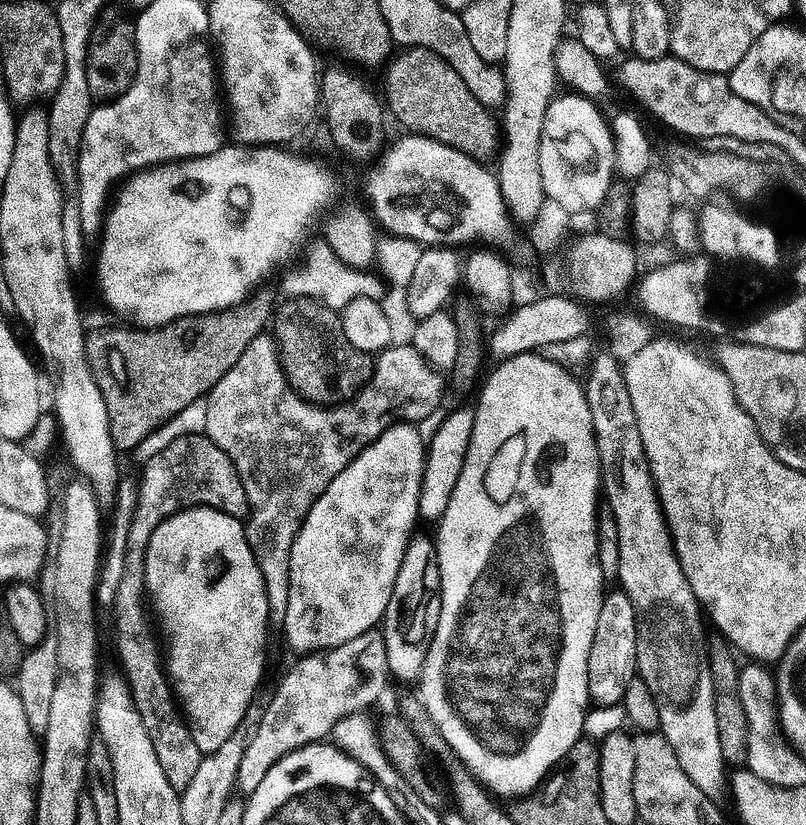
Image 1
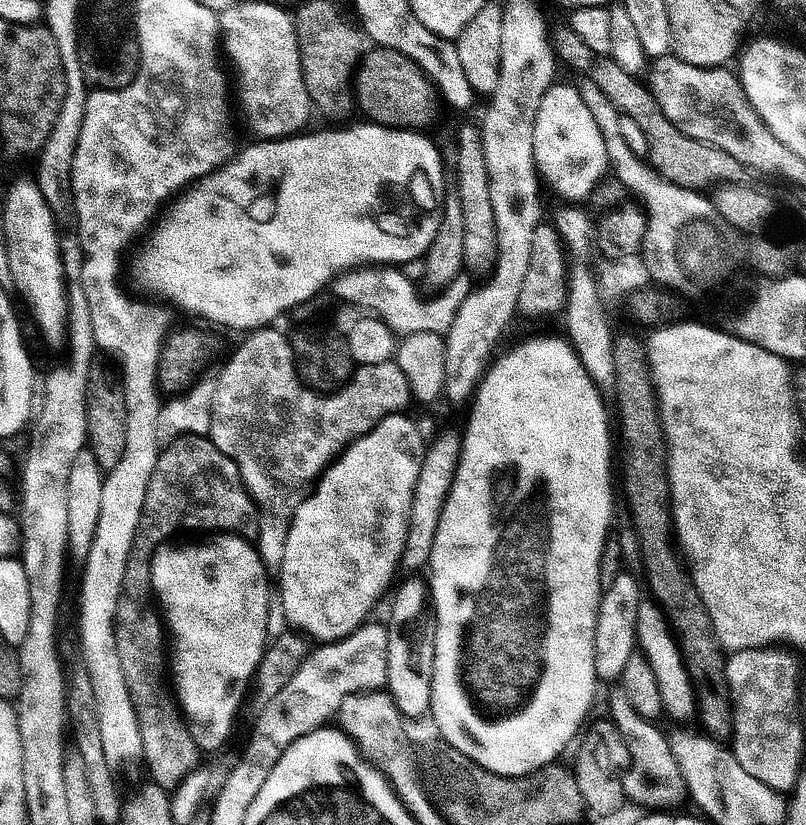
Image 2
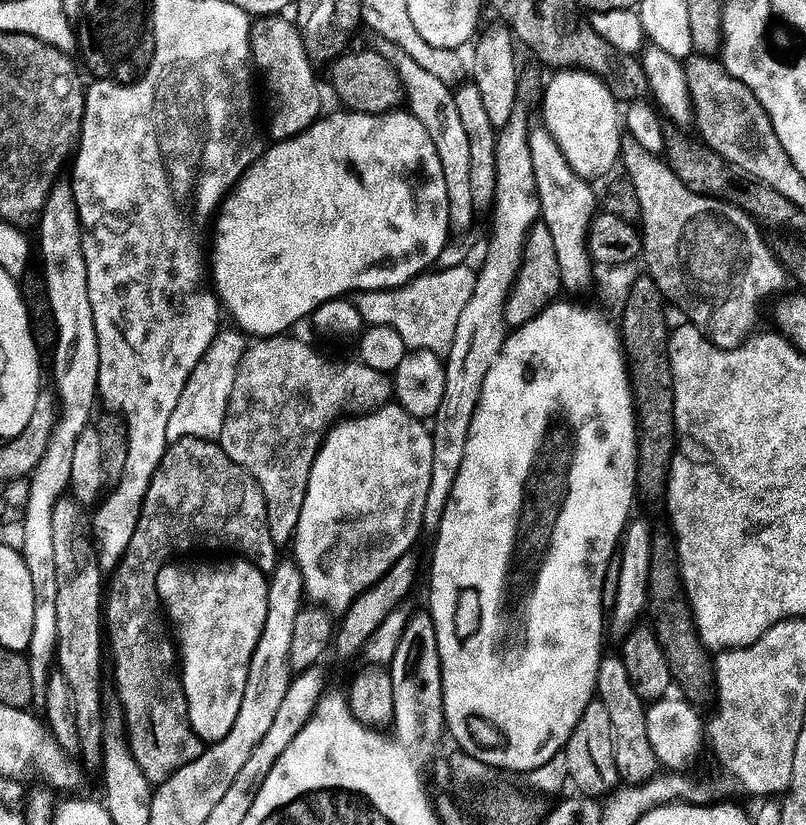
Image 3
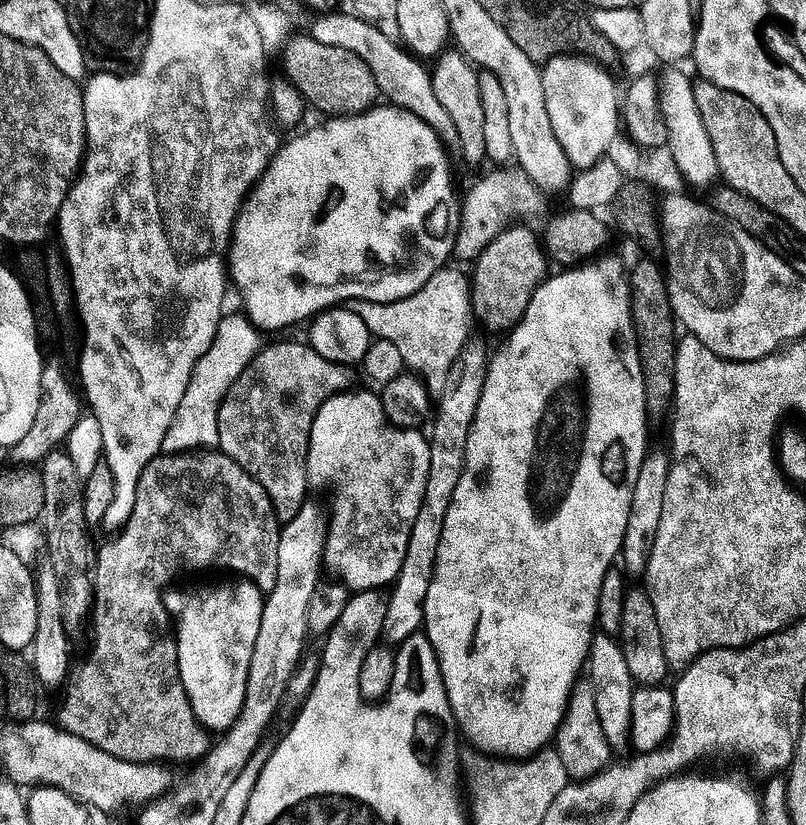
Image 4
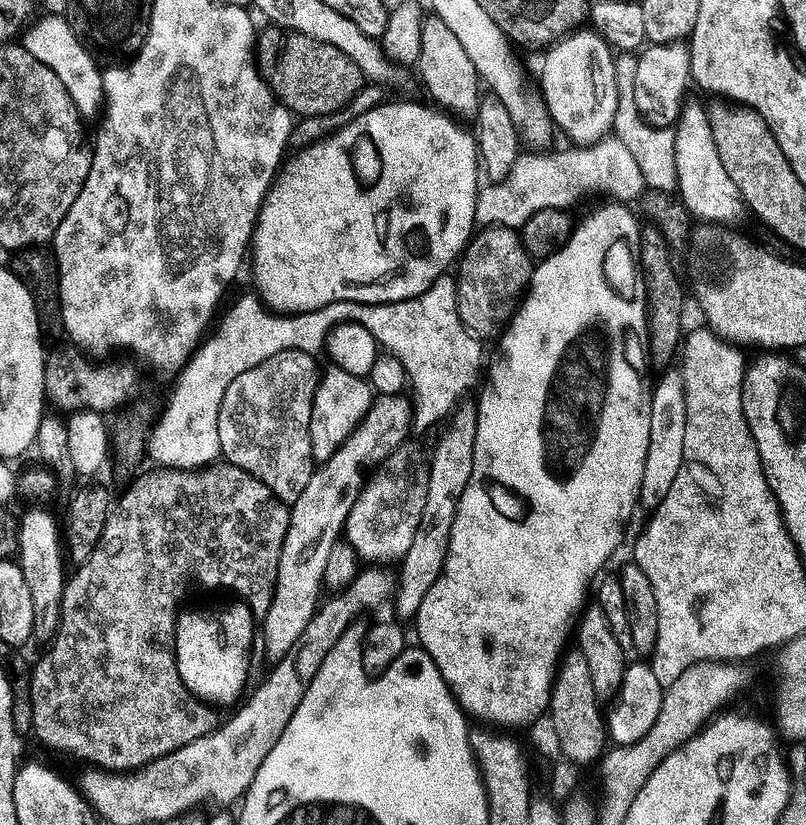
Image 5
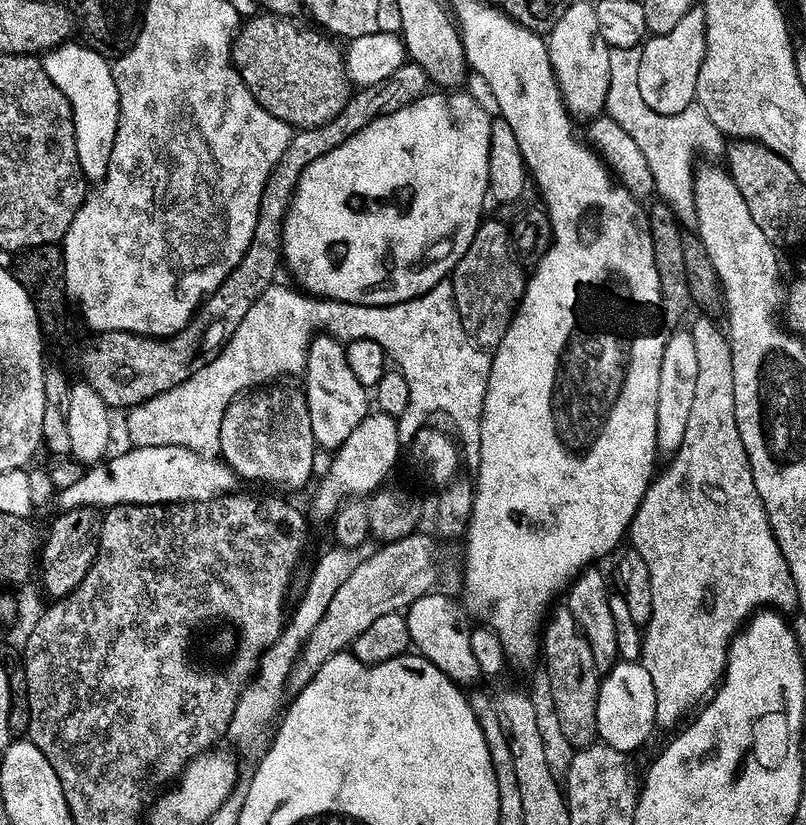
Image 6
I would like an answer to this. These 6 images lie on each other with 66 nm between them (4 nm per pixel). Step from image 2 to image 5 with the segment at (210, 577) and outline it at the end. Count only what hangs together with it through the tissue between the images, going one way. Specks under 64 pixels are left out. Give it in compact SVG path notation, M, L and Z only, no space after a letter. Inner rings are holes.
M232 603L236 604L220 608L217 612L181 611L176 622L176 665L180 677L189 692L209 706L234 703L243 694L248 684L248 671L252 668L252 643L258 640L258 622L247 604Z

